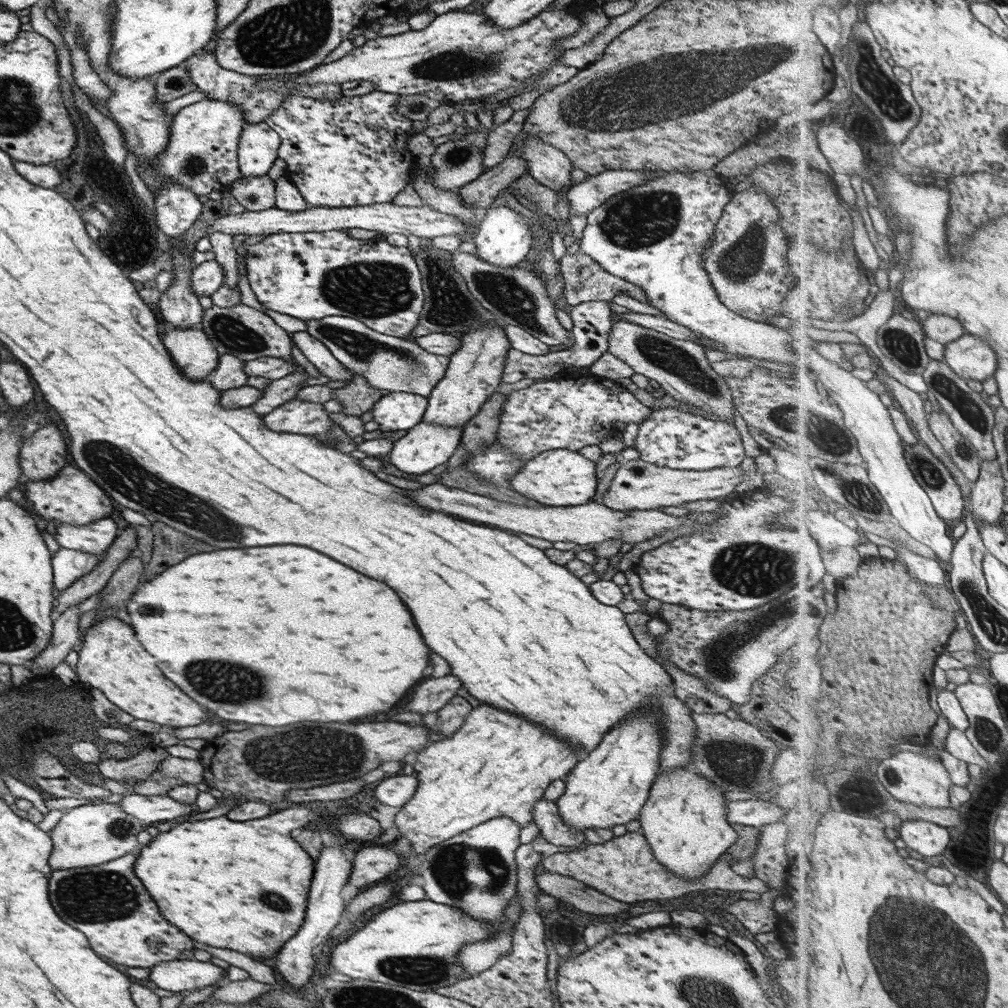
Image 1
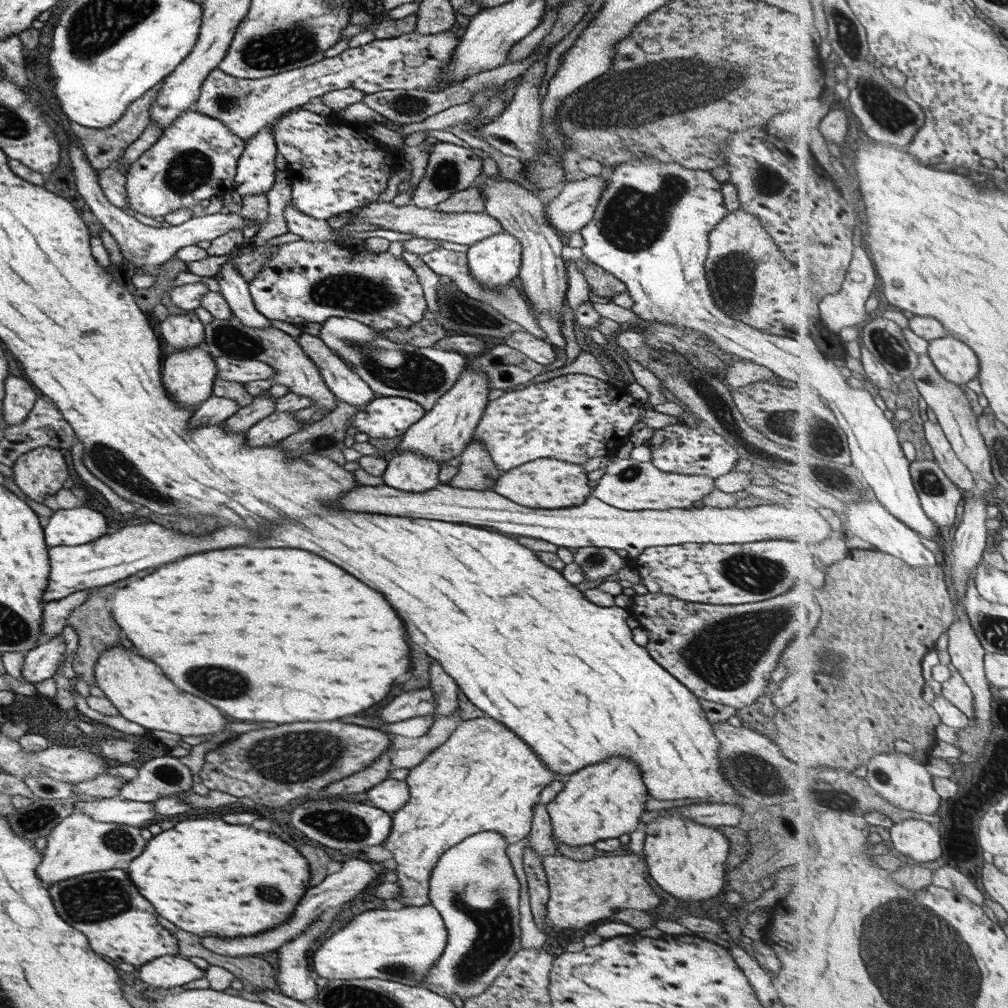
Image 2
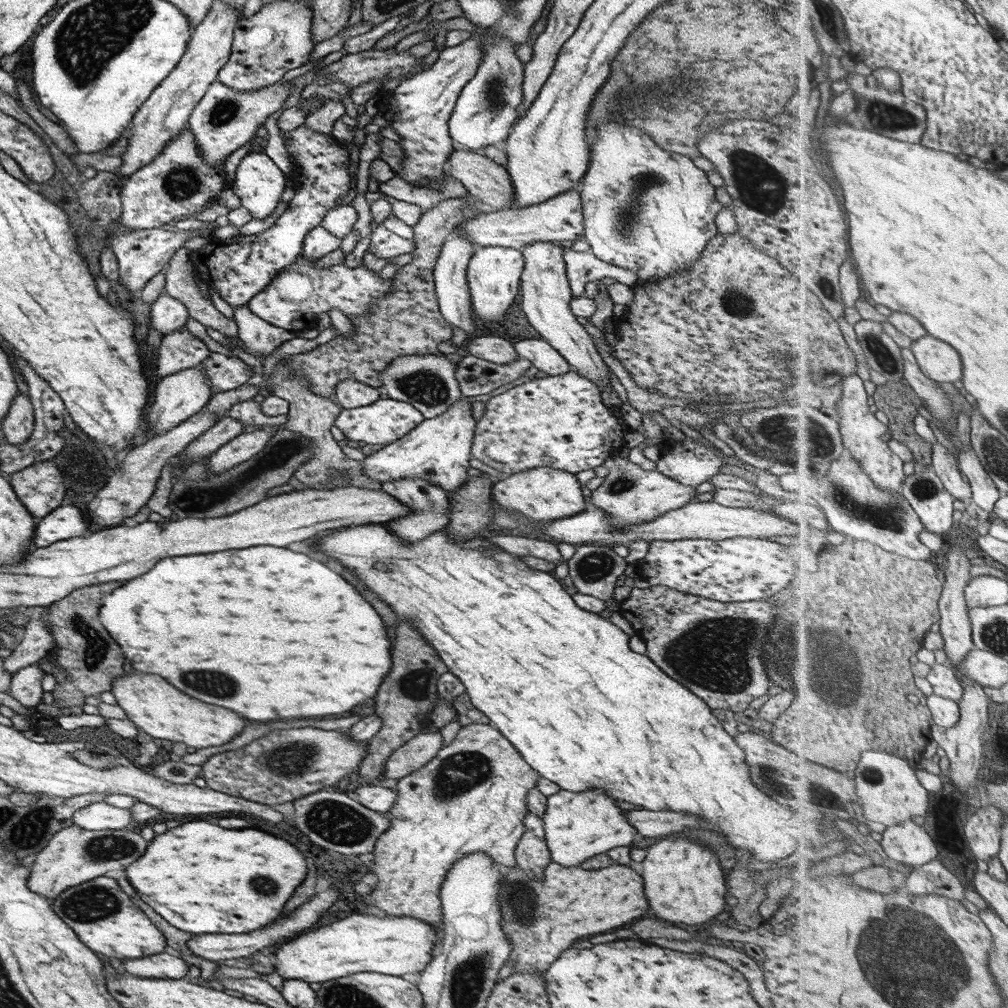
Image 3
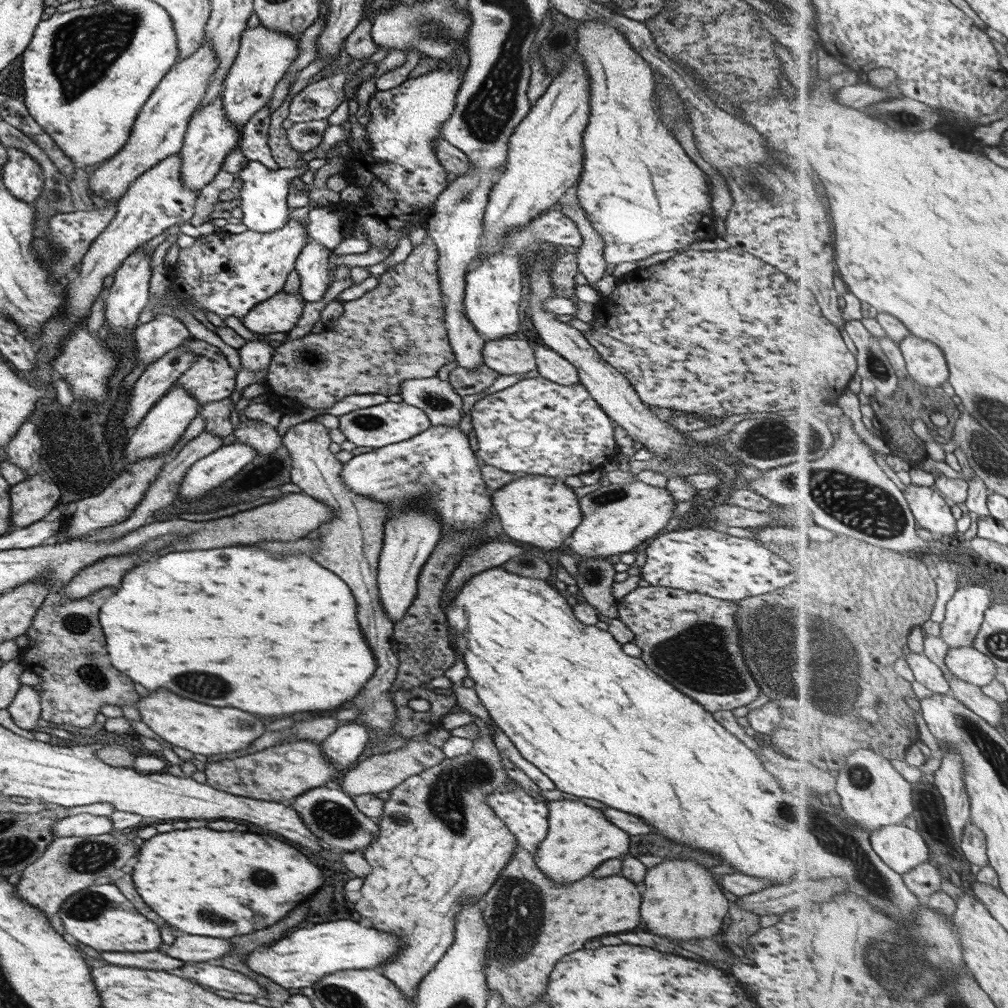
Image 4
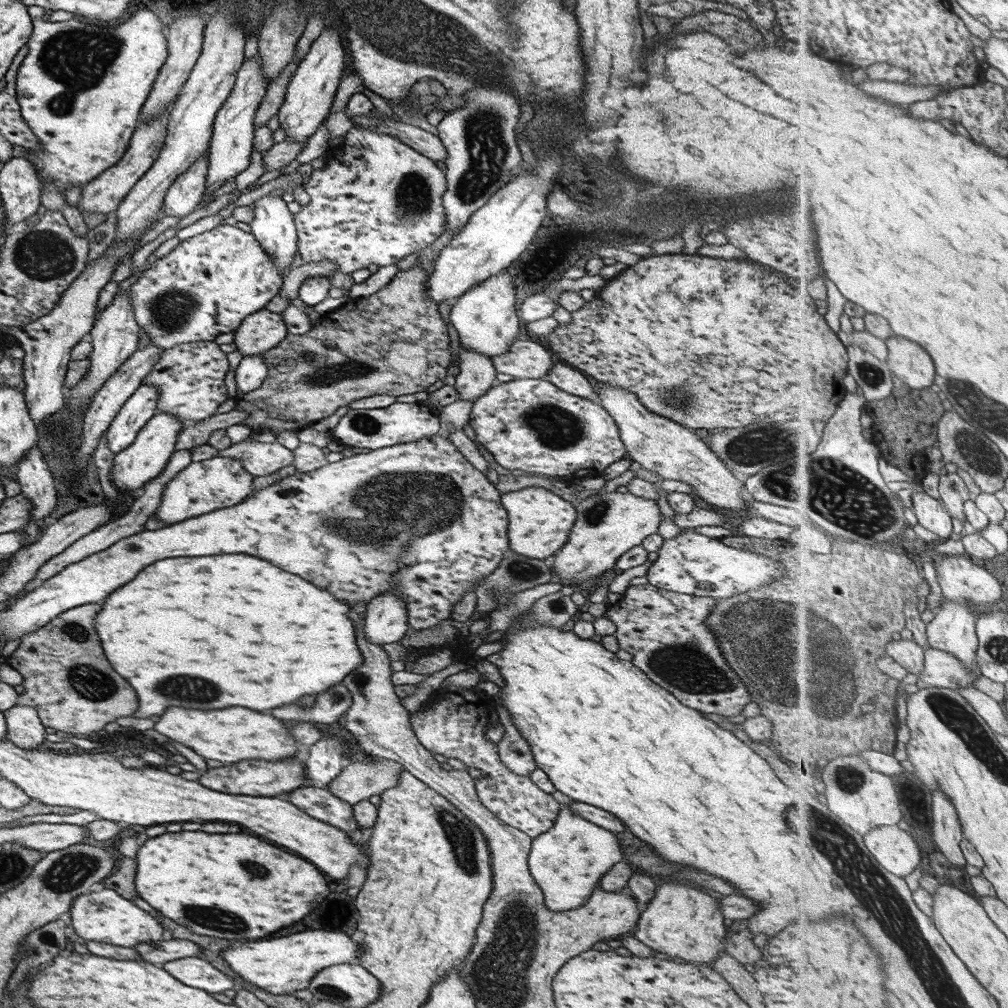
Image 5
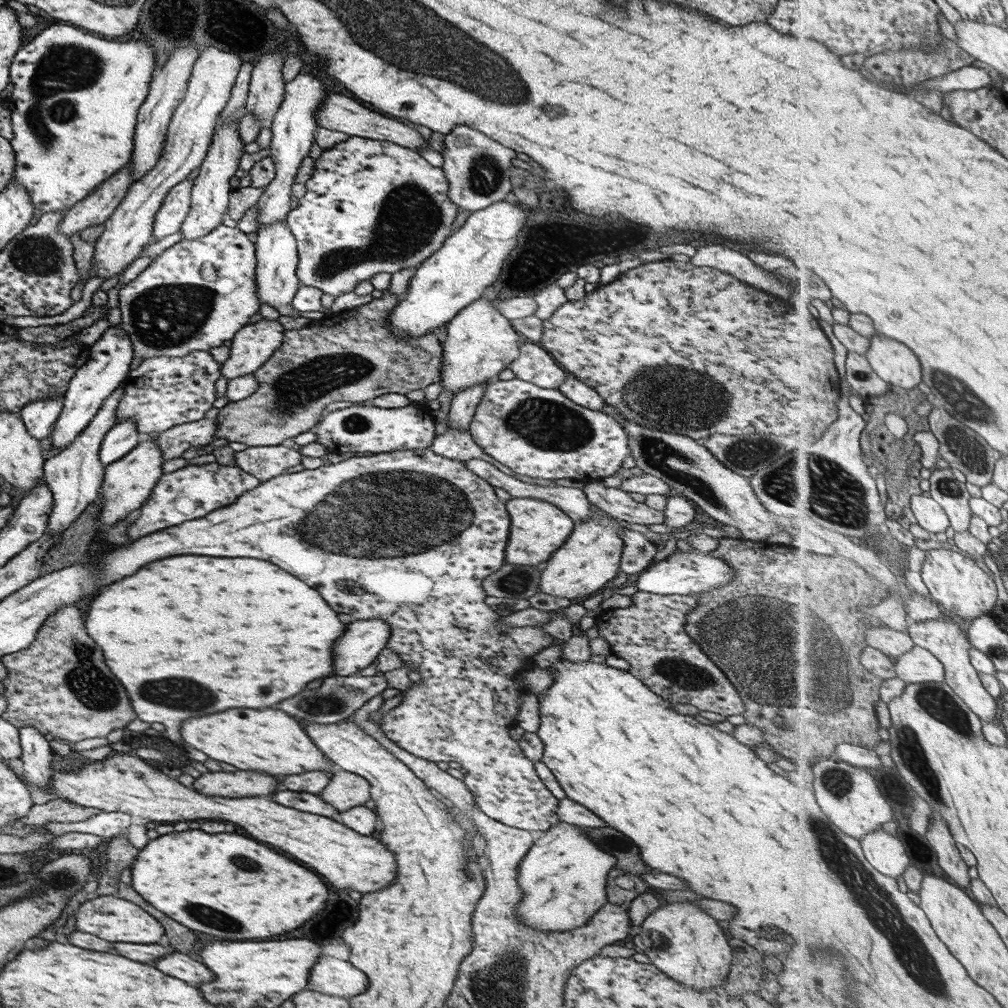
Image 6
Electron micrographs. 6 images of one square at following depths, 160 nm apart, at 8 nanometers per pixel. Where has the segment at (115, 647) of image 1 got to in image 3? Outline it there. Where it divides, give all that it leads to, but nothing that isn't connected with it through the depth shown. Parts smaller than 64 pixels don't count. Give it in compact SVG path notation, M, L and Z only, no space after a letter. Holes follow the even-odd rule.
M123 673L112 680L110 692L117 706L137 730L143 731L153 739L167 740L173 744L180 742L187 747L201 750L223 746L245 728L245 720L241 720L235 712L197 702L181 694L177 688L173 688L155 674Z

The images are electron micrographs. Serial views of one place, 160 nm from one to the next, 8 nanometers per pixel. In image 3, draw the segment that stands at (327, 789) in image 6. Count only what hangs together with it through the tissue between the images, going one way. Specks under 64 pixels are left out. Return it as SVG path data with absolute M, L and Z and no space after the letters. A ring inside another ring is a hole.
M429 732L429 734L417 734L402 746L393 751L385 761L383 775L373 785L379 785L384 779L398 781L415 770L427 764L442 748L440 732Z

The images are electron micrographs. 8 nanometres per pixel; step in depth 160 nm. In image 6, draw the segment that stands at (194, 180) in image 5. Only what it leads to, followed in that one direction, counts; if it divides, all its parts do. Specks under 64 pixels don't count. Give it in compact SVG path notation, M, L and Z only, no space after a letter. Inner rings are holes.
M183 179L167 191L151 226L155 241L179 231L190 207L191 187L192 180Z

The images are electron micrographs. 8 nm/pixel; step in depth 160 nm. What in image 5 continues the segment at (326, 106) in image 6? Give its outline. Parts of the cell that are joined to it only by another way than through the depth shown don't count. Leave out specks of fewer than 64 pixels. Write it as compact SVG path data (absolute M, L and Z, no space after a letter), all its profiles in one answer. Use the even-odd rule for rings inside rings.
M372 113L359 115L357 117L349 117L357 122L357 127L365 127L376 133L387 133L389 136L395 137L402 143L405 143L409 148L417 151L432 161L443 161L446 159L445 148L441 141L432 133L429 133L421 128L401 123L395 120L382 120L382 118L374 118Z

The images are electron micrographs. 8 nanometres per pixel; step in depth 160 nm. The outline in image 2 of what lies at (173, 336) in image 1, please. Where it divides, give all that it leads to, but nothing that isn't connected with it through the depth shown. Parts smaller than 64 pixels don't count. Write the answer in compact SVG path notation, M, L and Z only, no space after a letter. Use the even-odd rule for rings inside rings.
M203 345L172 351L166 357L161 380L166 393L178 405L198 405L211 395L216 368Z

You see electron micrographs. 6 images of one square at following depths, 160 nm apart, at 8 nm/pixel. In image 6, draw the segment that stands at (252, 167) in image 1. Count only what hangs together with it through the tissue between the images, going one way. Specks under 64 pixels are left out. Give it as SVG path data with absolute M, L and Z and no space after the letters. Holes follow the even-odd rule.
M286 220L269 223L269 226L256 230L256 234L254 256L257 302L273 307L281 316L290 316L293 296L301 286L295 272L298 257L293 234L289 234Z

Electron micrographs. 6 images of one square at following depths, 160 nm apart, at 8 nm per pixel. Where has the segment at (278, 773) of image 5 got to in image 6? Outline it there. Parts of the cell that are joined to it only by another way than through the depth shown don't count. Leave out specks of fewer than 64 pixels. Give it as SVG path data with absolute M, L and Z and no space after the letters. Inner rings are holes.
M207 772L195 779L191 788L205 796L265 796L277 788L277 778L261 772Z

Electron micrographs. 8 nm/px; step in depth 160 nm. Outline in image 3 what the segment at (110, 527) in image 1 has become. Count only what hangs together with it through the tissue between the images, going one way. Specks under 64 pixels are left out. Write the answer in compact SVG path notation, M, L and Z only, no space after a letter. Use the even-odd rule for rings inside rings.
M59 506L48 515L37 519L33 530L32 547L41 548L67 538L81 537L90 533L89 525L78 506Z

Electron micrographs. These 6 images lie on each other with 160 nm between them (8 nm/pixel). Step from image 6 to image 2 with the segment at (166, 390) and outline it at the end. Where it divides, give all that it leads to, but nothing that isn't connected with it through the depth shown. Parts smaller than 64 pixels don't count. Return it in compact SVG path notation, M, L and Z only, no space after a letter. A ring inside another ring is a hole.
M213 357L216 376L221 380L243 384L256 380L267 380L274 375L273 368L265 362L243 361L226 357Z

